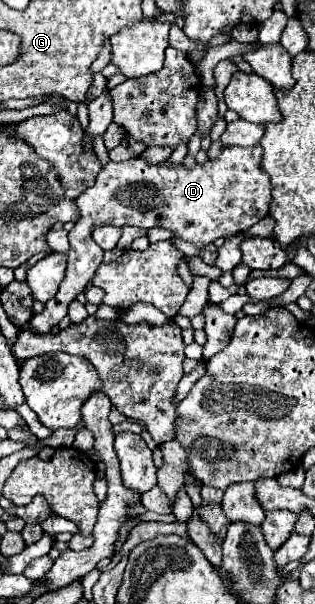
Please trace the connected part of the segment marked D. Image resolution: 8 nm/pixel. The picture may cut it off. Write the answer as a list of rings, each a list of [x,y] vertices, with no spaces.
[[[261,145],[253,147],[225,147],[215,161],[207,161],[203,167],[185,169],[183,165],[147,165],[143,159],[133,157],[123,163],[109,163],[95,179],[95,185],[77,197],[79,219],[69,231],[69,259],[65,281],[53,299],[45,303],[43,313],[37,313],[29,321],[29,329],[37,335],[47,335],[65,315],[69,303],[85,289],[103,261],[103,249],[93,243],[91,231],[111,221],[123,221],[151,229],[163,227],[177,237],[193,243],[195,247],[207,247],[217,237],[231,237],[255,225],[269,215],[269,177],[259,169]]]

